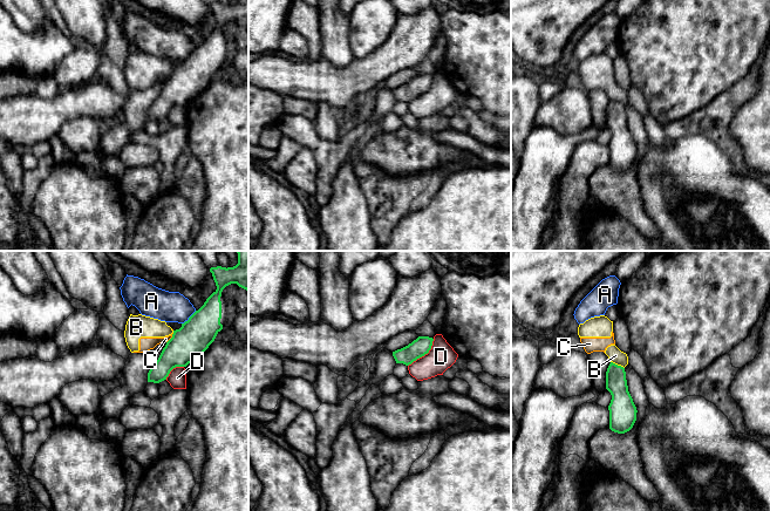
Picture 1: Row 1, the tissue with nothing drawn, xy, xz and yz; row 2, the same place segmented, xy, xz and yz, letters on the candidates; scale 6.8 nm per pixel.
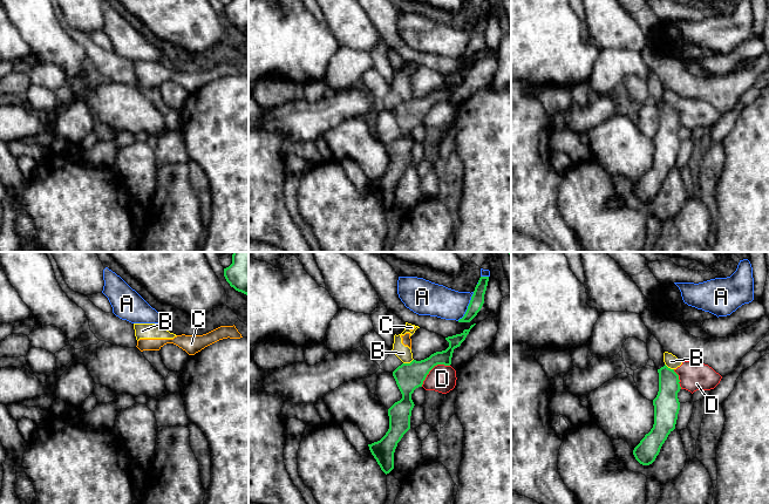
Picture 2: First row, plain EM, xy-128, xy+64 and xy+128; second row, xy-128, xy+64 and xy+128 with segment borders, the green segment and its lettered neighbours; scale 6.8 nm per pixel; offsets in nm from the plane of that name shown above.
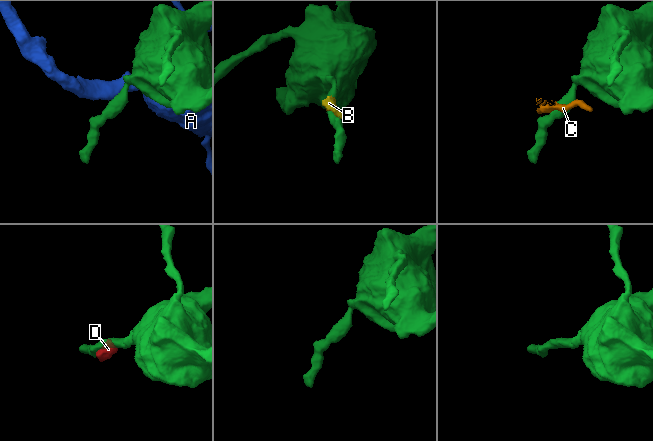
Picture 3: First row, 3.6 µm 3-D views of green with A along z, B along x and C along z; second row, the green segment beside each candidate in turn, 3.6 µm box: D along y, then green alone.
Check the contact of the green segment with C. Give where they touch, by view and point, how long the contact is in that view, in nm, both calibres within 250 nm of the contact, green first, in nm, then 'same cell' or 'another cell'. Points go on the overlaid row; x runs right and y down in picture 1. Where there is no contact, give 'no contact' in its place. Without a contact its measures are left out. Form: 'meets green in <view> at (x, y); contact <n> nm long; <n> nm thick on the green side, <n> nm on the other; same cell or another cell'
meets green in xy at (171, 338); contact 90 nm long; 240 nm thick on the green side, 100 nm on the other; another cell

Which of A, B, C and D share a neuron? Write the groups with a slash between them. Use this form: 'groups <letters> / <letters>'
groups A / B C D

